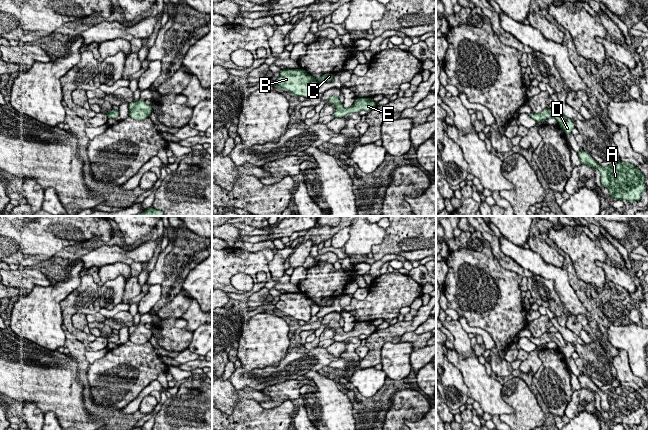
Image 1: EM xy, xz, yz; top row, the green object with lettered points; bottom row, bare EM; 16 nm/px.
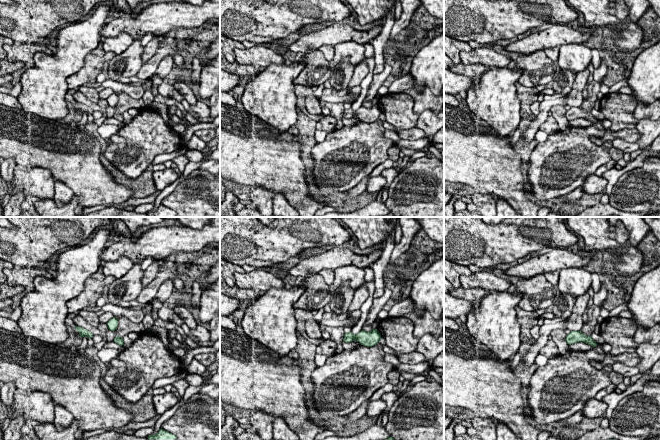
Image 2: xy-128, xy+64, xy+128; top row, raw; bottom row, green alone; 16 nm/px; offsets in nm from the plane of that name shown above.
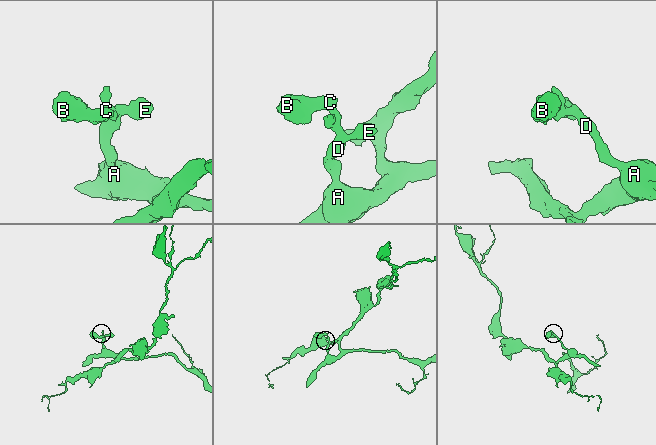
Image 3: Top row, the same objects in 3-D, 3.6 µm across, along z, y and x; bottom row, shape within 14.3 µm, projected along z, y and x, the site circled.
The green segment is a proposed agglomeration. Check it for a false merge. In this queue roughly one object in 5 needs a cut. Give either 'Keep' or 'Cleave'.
Keep

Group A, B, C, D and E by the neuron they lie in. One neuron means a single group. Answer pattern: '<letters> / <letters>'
A B C D E

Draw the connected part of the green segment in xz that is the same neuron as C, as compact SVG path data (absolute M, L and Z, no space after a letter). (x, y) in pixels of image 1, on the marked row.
M283 69L275 81L276 87L280 90L286 89L296 97L302 96L306 99L311 95L311 82L332 82L335 74L324 74L319 79L308 74L303 69Z

